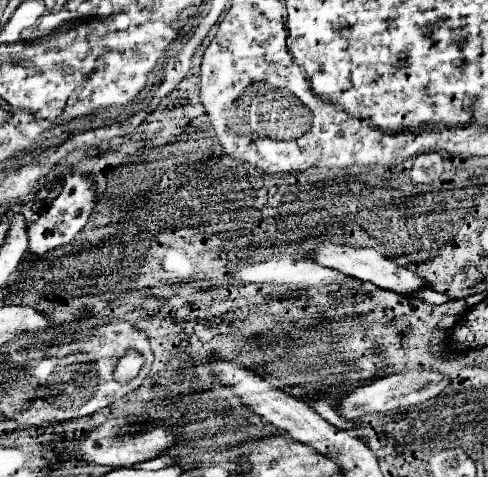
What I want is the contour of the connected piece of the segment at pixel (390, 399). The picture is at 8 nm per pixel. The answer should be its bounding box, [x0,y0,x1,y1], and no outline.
[336,370,450,420]

